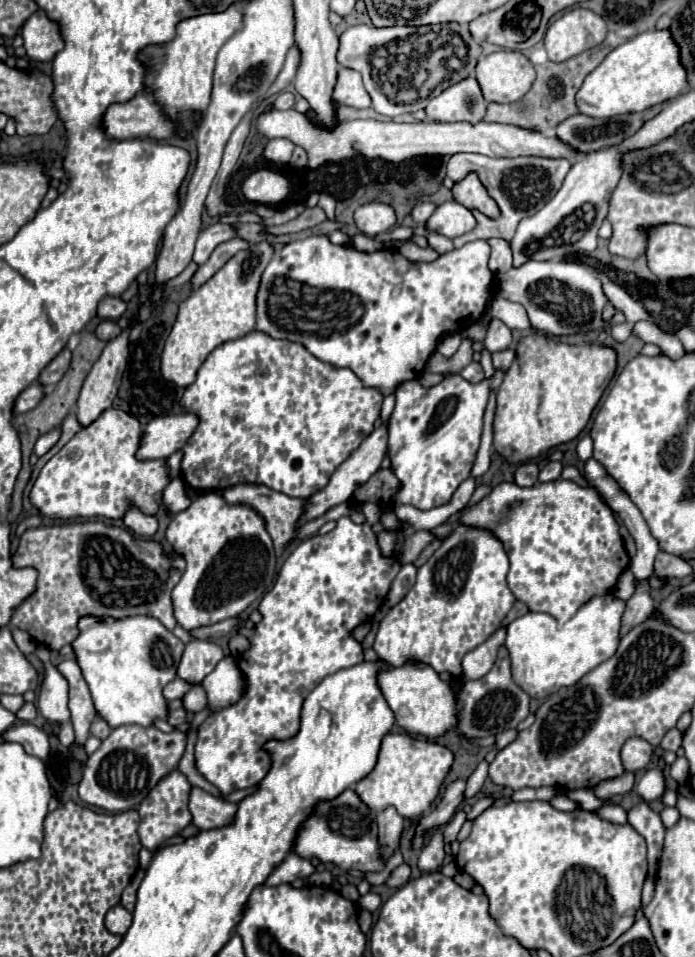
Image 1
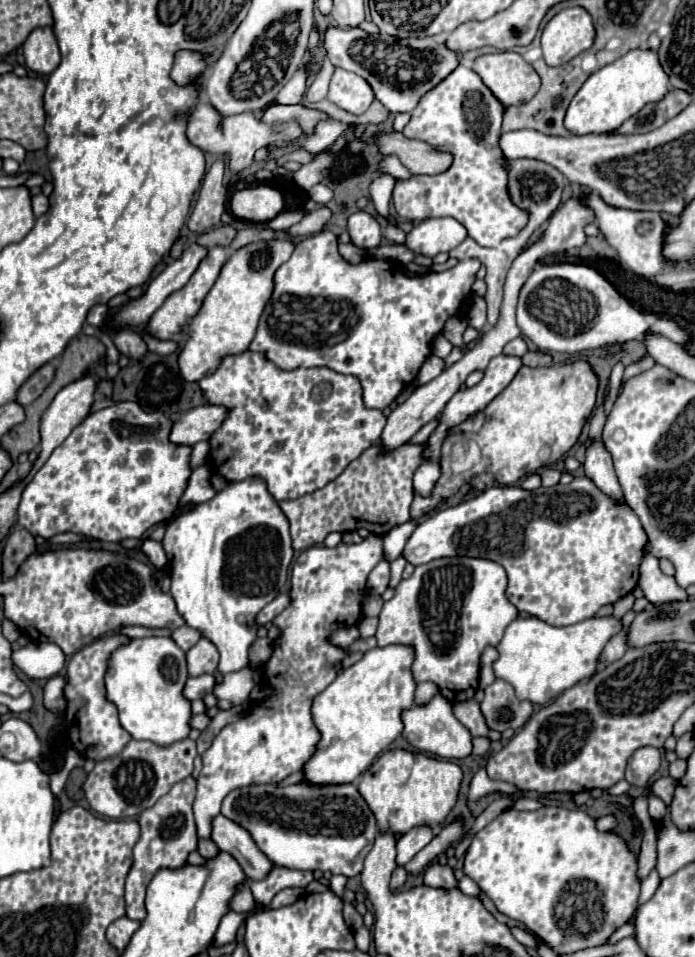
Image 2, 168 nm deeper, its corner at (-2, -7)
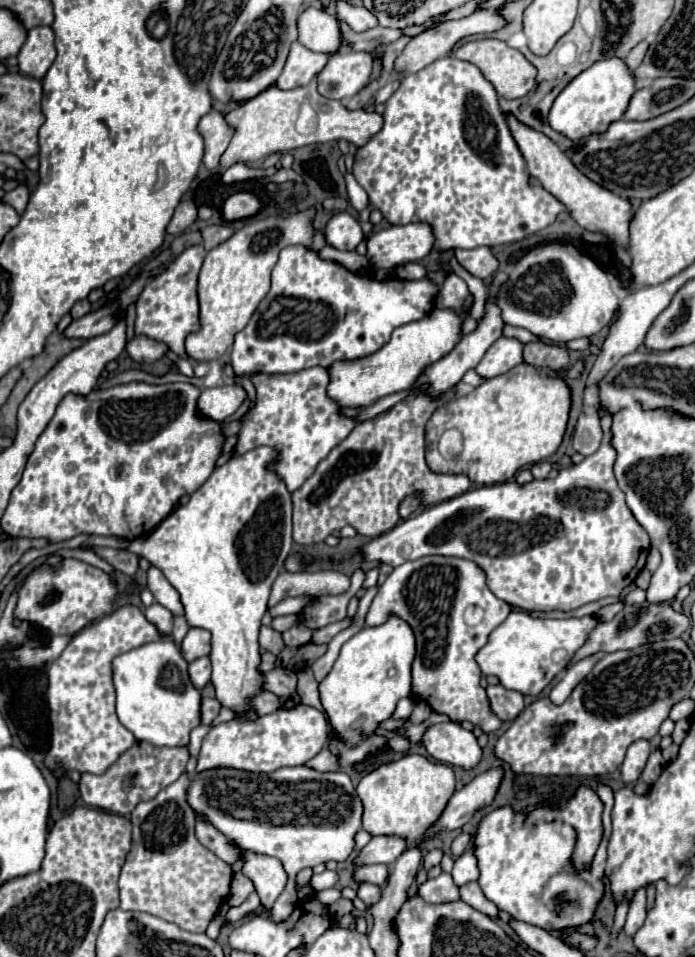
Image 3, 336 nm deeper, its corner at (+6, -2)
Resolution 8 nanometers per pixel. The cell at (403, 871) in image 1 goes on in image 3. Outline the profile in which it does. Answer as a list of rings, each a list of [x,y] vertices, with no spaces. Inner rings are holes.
[[[373,864],[373,866],[361,866],[355,870],[357,882],[371,882],[377,886],[385,886],[389,878],[389,866],[385,864]]]

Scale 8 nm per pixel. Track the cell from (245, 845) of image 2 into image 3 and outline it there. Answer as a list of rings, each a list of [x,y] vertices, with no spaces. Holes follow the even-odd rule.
[[[239,848],[239,858],[243,860],[243,874],[255,884],[255,890],[265,908],[271,908],[277,896],[283,892],[287,884],[287,874],[277,858],[269,858],[263,854],[253,854]]]

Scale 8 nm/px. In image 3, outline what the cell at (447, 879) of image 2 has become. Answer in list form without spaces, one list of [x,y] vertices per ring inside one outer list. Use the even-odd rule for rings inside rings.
[[[441,872],[437,878],[429,878],[419,886],[419,896],[425,902],[431,904],[441,904],[441,902],[451,902],[459,898],[459,888],[455,886],[451,874]]]

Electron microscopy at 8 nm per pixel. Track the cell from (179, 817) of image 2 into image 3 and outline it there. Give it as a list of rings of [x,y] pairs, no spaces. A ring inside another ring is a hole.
[[[183,772],[173,784],[161,790],[155,798],[139,802],[131,812],[133,822],[133,842],[127,854],[125,866],[119,876],[119,892],[121,892],[121,910],[139,910],[163,918],[167,922],[175,922],[179,928],[187,932],[205,932],[209,920],[215,916],[219,906],[229,896],[231,884],[231,868],[223,860],[219,860],[213,852],[205,850],[195,838],[195,814],[187,802],[189,790],[189,774]]]

